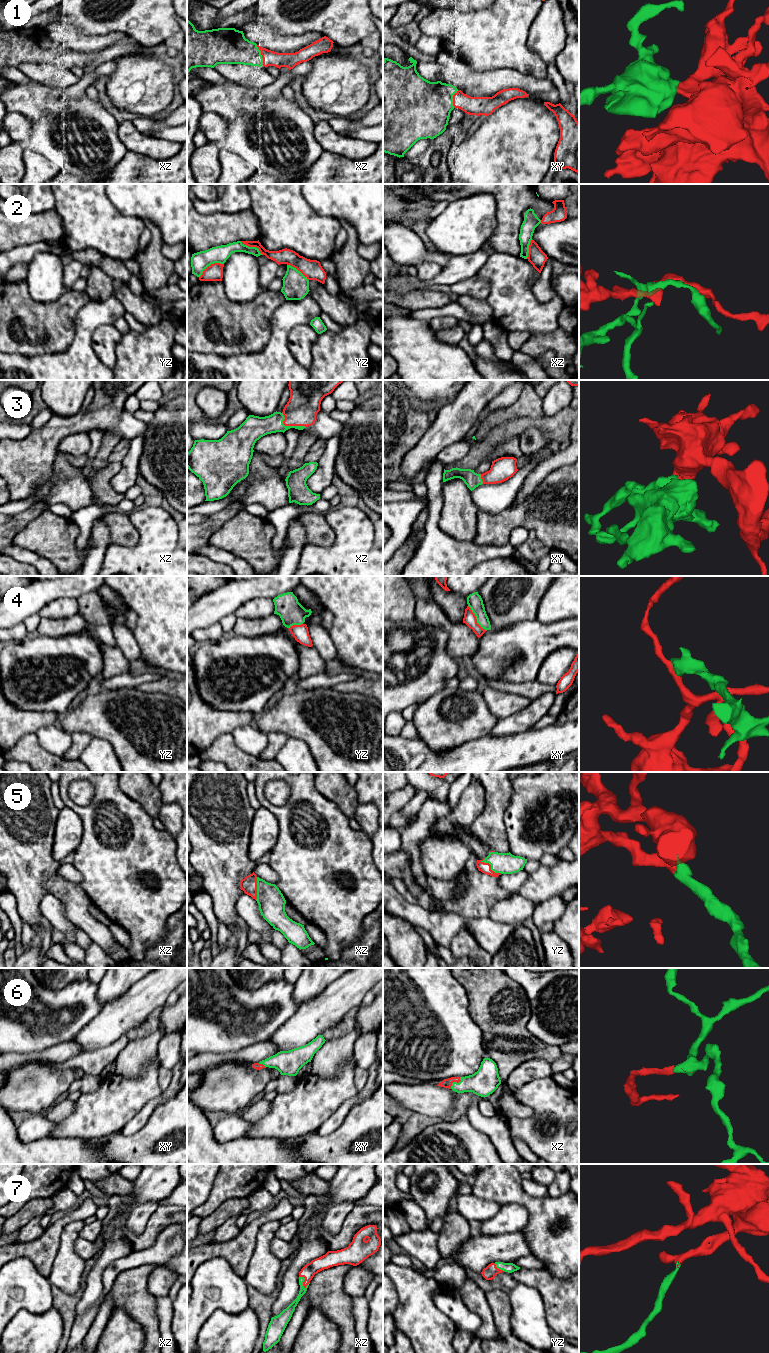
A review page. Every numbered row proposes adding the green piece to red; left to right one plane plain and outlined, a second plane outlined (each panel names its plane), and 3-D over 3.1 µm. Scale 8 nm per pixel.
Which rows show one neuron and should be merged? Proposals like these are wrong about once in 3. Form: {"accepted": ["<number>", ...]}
{"accepted": ["1", "3", "5", "6", "7"]}

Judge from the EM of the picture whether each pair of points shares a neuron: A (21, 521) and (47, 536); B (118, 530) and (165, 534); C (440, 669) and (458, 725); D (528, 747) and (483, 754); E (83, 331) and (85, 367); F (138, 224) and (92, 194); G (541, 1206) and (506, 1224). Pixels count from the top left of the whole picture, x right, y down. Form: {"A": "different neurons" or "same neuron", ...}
{"A": "different neurons", "B": "different neurons", "C": "different neurons", "D": "same neuron", "E": "same neuron", "F": "same neuron", "G": "different neurons"}

